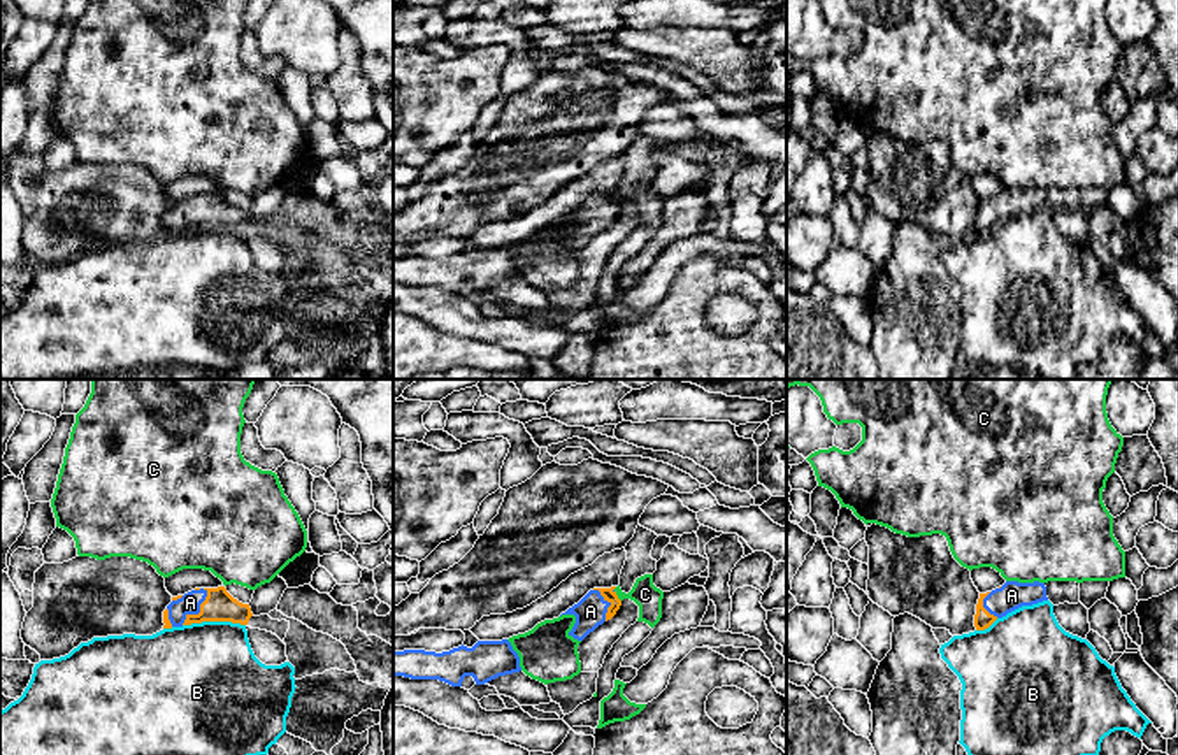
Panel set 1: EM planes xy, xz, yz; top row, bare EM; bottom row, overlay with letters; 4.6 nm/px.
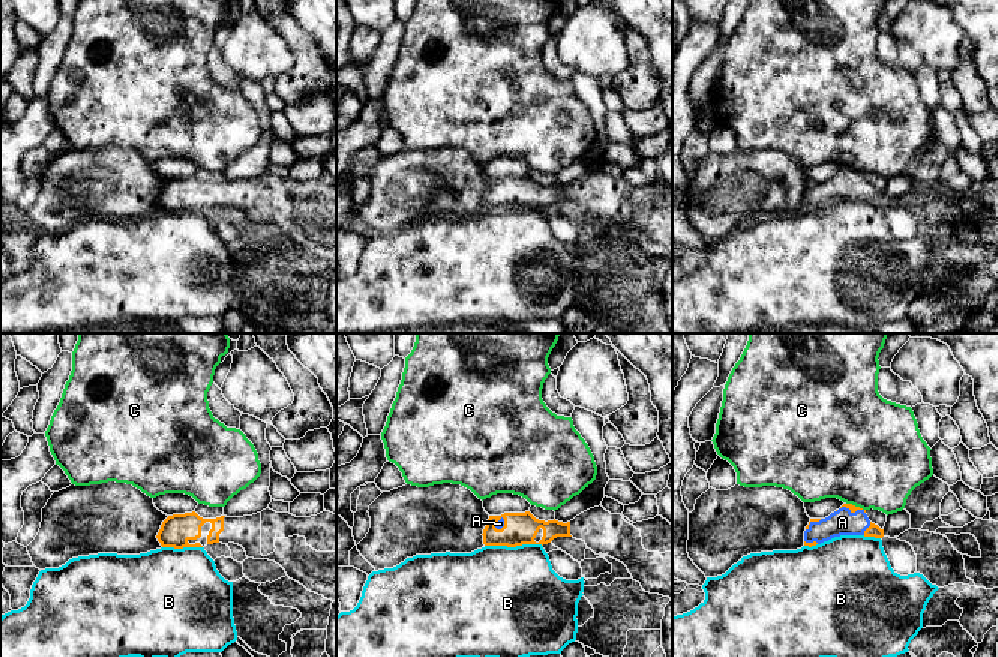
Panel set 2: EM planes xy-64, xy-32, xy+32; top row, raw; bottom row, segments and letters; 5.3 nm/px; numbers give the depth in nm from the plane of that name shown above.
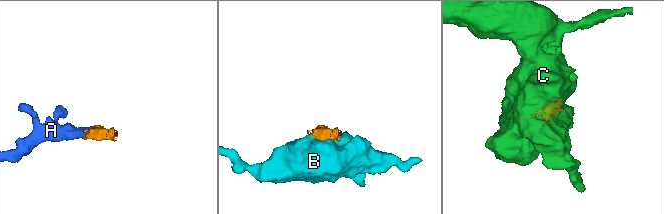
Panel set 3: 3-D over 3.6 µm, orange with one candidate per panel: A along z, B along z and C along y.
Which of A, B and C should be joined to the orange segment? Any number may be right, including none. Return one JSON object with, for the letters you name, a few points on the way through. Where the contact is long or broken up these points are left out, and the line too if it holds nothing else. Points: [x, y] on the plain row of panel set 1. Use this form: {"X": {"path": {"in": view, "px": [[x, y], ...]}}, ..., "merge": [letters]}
{"A": {"path": {"in": "xy", "px": [[220, 213], [201, 216], [190, 209]]}}, "merge": ["A"]}

